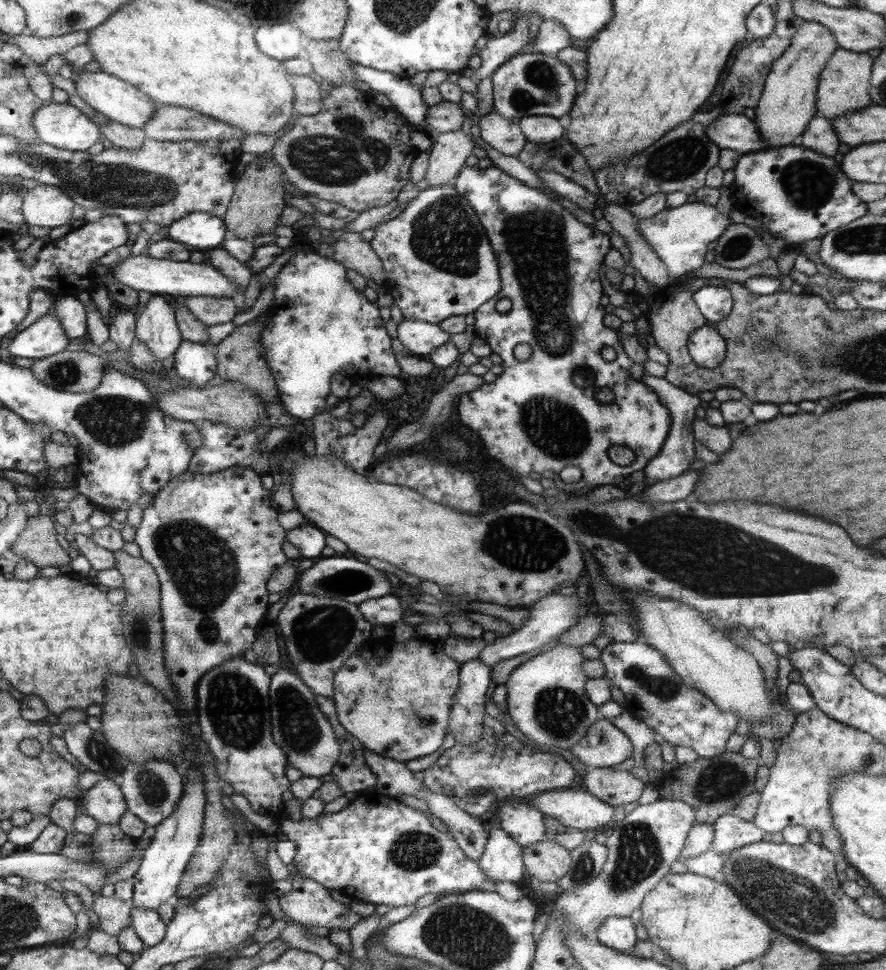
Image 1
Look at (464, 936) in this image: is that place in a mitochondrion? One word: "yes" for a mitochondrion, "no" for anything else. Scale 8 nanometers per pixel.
yes

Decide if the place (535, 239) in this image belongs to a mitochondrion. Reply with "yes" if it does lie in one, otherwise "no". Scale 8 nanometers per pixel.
yes

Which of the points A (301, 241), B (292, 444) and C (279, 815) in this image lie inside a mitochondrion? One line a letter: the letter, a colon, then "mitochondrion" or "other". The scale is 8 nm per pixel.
A: other
B: other
C: other

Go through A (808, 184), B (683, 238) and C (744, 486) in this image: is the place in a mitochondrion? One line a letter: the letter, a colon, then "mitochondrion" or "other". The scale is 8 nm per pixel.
A: mitochondrion
B: other
C: other

